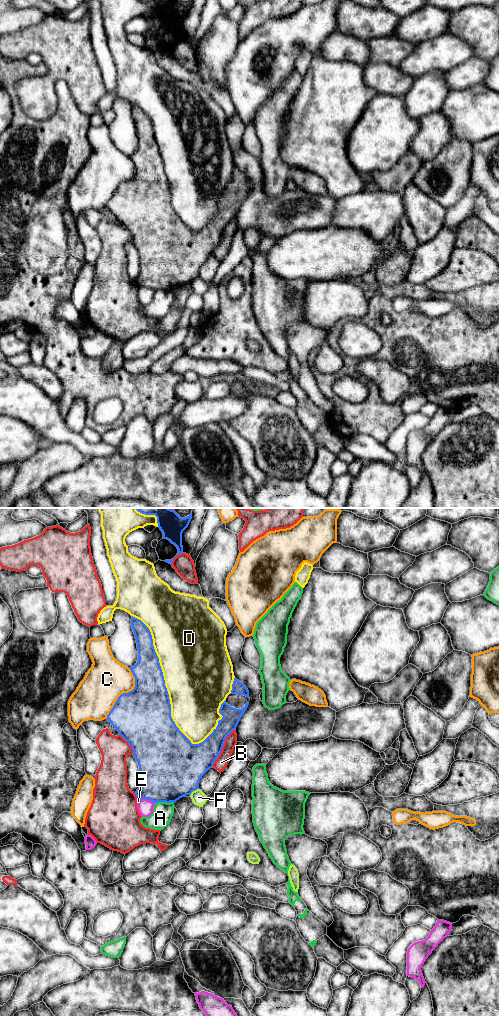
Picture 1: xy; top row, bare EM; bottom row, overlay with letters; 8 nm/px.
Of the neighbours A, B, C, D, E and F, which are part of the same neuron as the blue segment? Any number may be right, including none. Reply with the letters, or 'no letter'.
no letter

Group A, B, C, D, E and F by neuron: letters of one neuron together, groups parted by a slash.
A / B / C / D F / E

